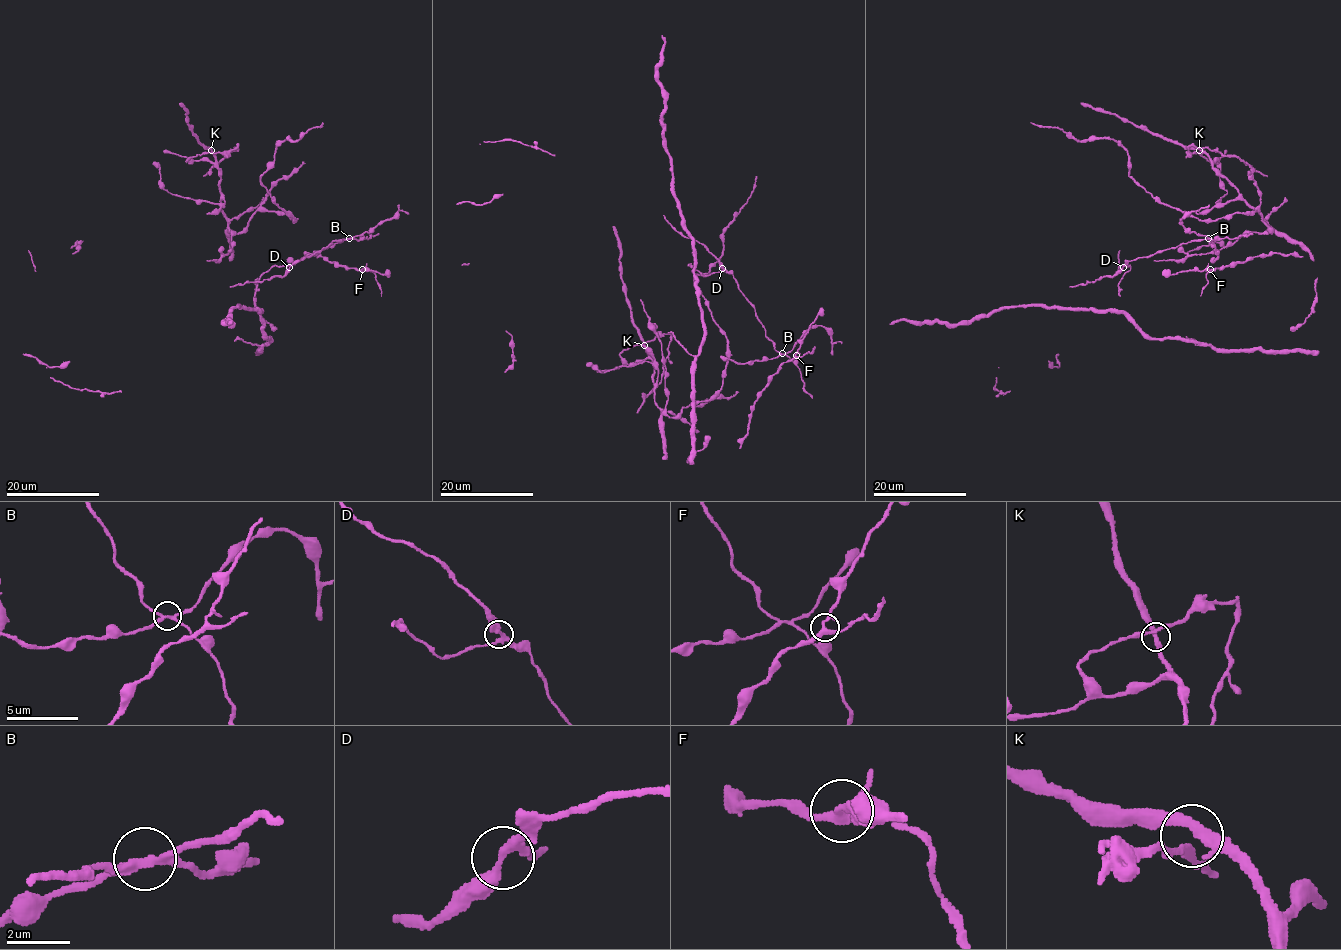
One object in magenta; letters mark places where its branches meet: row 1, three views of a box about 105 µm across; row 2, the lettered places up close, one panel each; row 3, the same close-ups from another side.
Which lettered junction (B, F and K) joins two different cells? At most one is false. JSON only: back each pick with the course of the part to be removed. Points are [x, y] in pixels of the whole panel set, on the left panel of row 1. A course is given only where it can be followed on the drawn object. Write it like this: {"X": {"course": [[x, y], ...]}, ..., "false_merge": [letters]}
{"B": {"course": [[349, 238], [332, 242], [296, 261], [283, 276], [229, 286]]}, "false_merge": ["B"]}

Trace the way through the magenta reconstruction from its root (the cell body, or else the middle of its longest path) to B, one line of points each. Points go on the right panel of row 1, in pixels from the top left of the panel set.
B: (1166, 250), (1208, 238)

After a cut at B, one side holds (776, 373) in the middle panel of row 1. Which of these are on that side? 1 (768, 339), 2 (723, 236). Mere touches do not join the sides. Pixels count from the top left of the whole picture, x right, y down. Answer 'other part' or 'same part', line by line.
1: other part
2: same part

